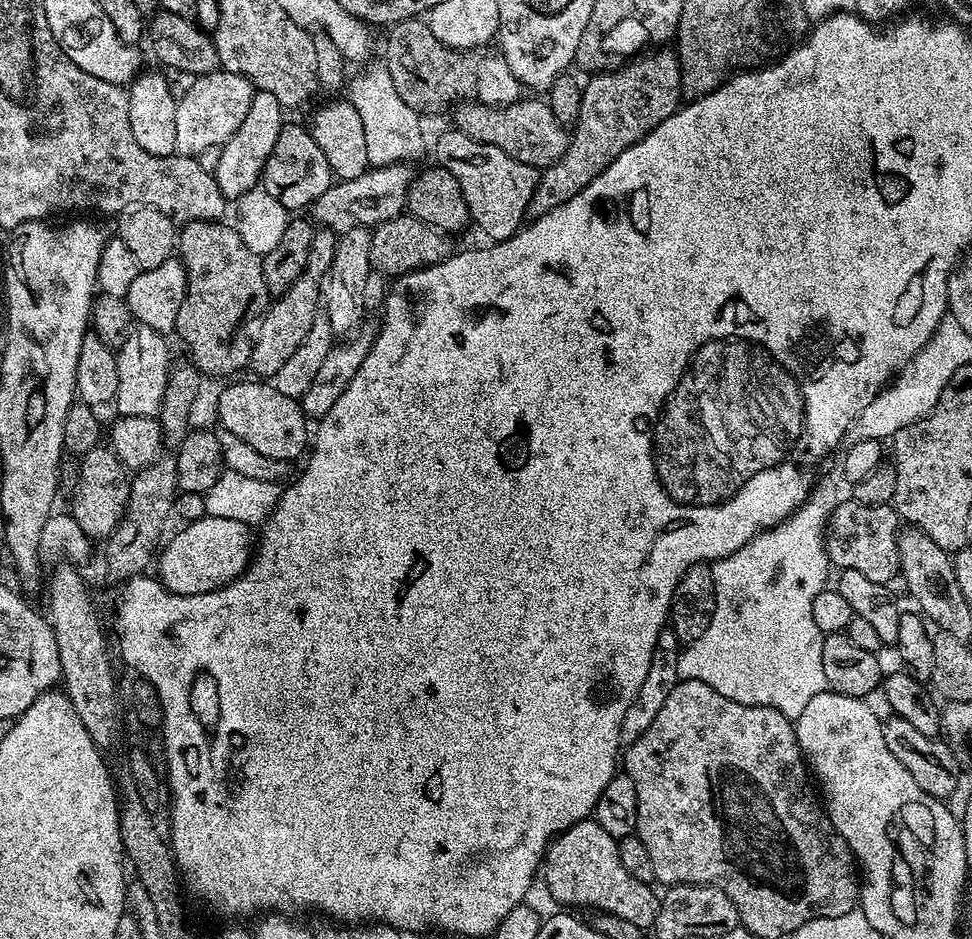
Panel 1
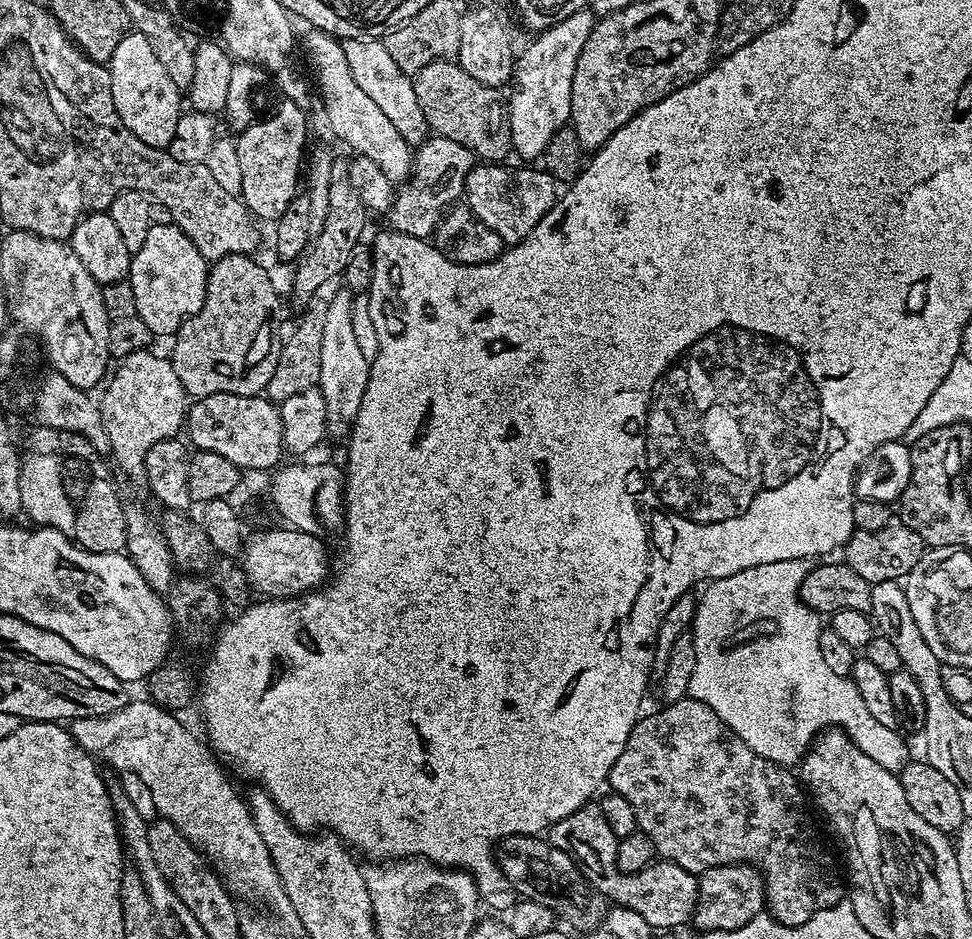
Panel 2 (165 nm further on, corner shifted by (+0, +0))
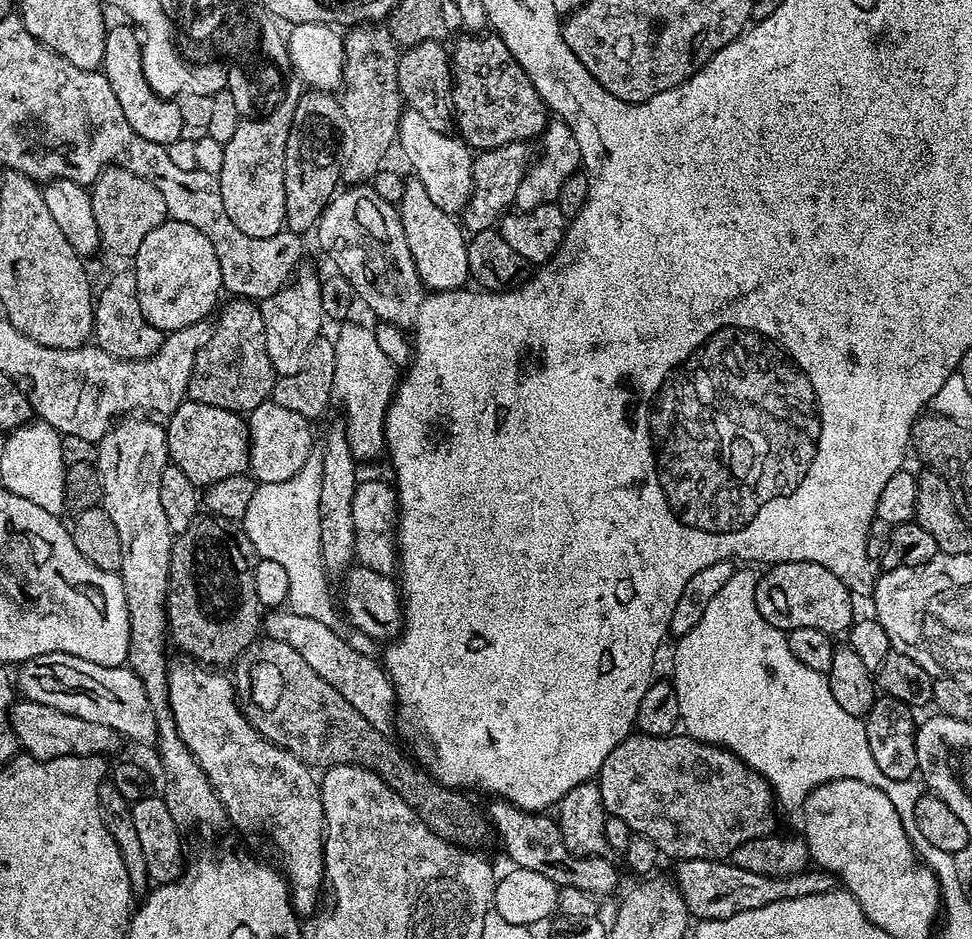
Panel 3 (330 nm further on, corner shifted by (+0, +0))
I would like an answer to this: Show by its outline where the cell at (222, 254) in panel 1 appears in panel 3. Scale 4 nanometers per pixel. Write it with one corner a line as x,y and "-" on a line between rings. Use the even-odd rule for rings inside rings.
243,298
229,301
224,309
219,309
220,317
219,312
215,317
211,338
202,350
198,350
194,370
190,374
187,399
247,414
271,397
278,375
266,350
266,333
259,303

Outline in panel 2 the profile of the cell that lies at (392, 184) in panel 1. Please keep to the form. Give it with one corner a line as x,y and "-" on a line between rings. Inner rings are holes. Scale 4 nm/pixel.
429,135
422,144
415,149
414,163
412,166
412,175
407,181
401,183
395,189
393,204
386,213
386,219
389,220
391,231
401,232
407,236
418,236
428,238
435,233
436,225
440,222
442,213
453,203
455,196
459,197
464,190
464,180
468,177
468,172
474,167
474,157
466,146
458,146
458,142
450,142
450,138

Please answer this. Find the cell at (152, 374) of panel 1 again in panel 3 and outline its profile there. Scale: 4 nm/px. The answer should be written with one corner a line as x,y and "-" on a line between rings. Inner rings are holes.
124,418
112,425
112,429
99,441
96,450
96,469
102,478
102,506
106,514
110,514
110,522
118,530
118,538
122,538
122,562
119,577
126,590
126,606
130,614
130,646
128,647
127,667
142,682
146,690
146,698
150,698
150,706
156,719
155,751
160,751
160,764
164,767
164,789
162,795
170,815
181,830
188,830
191,824
205,824
208,828
220,828
229,823
228,812
223,802
212,789
212,783
206,778
202,766
190,754
186,742
182,742
182,734
178,734
178,726
174,722
174,714
168,705
168,567
172,557
172,541
174,533
170,530
170,522
166,522
166,513
162,511
162,497
158,490
160,472
170,462
168,459
168,433
163,423
152,418

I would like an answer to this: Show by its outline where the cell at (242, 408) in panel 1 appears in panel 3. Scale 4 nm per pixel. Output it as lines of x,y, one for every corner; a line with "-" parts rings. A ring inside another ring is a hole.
185,399
172,411
166,420
168,433
168,459
190,478
197,486
207,486
218,482
218,478
230,478
249,471
248,466
248,426
239,412
222,410
222,406
206,406
197,400

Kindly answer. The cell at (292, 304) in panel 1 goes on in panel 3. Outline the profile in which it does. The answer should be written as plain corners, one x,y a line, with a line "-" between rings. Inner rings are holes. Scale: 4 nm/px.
352,26
343,33
345,46
344,80
342,103
348,129
344,143
344,167
342,180
345,185
362,184
371,181
379,170
385,167
384,155
388,147
397,143
397,124
402,113
402,97
398,86
398,62
400,52
396,39
384,26

